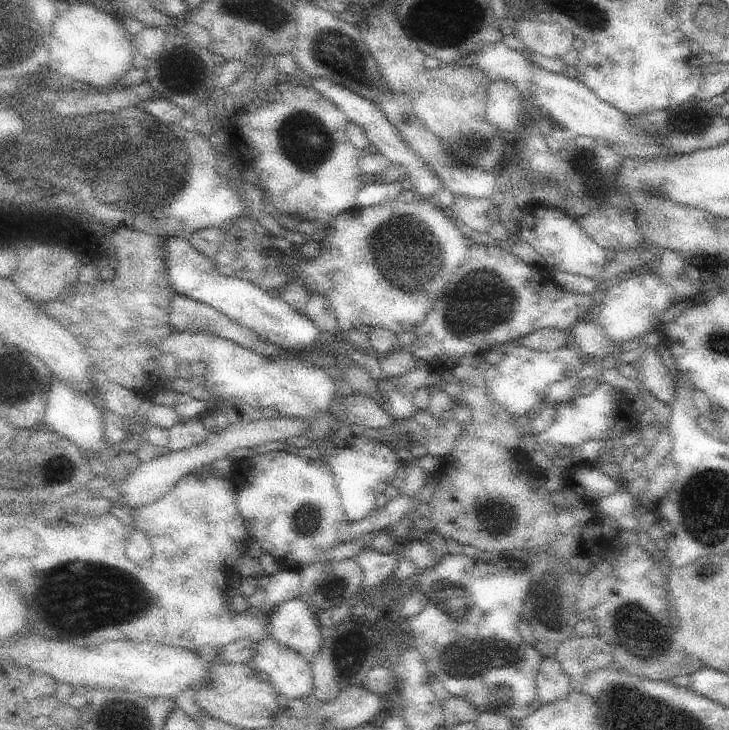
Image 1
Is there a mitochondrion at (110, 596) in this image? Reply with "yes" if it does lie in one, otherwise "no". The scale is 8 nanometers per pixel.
yes

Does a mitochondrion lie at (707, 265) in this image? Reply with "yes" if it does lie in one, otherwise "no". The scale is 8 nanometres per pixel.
no

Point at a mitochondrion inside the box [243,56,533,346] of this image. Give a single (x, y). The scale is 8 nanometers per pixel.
(405, 253)

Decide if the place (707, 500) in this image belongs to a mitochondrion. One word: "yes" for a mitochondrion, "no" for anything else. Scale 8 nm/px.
yes

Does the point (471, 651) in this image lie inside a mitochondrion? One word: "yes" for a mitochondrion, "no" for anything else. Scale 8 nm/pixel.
yes

